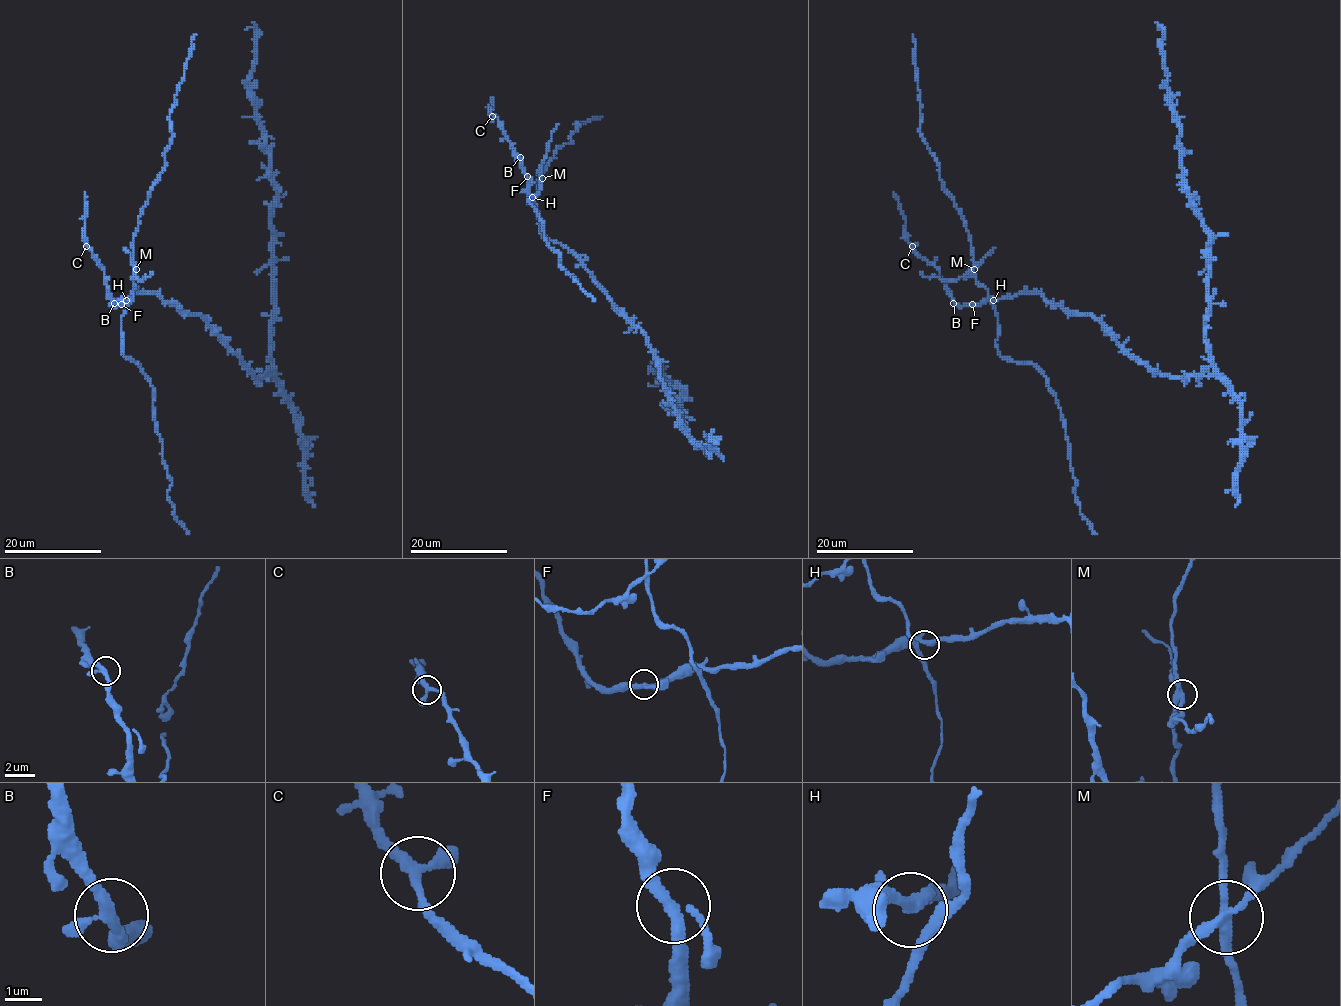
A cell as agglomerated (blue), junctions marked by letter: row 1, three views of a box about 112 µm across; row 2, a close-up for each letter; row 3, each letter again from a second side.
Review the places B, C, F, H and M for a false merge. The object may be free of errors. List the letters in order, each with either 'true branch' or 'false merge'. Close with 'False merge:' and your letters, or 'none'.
B: true branch
C: true branch
F: true branch
H: true branch
M: false merge
False merge: M

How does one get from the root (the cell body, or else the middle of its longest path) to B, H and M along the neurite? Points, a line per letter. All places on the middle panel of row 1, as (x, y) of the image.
B: (631, 322), (593, 280), (586, 266), (560, 243), (551, 241), (542, 232), (520, 157)
H: (631, 322), (593, 280), (586, 266), (560, 243), (551, 241), (542, 232), (532, 197)
M: (631, 322), (593, 280), (586, 266), (560, 243), (551, 241), (542, 232), (532, 197), (539, 192), (542, 178)

